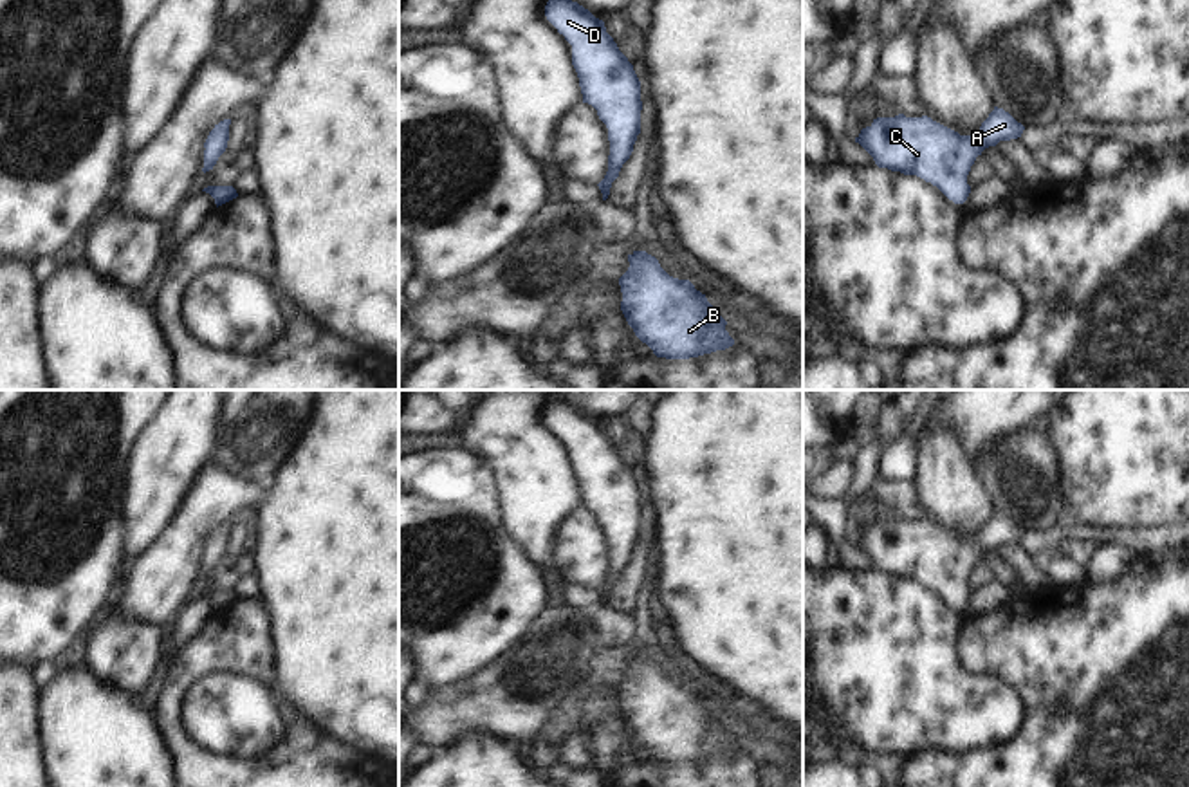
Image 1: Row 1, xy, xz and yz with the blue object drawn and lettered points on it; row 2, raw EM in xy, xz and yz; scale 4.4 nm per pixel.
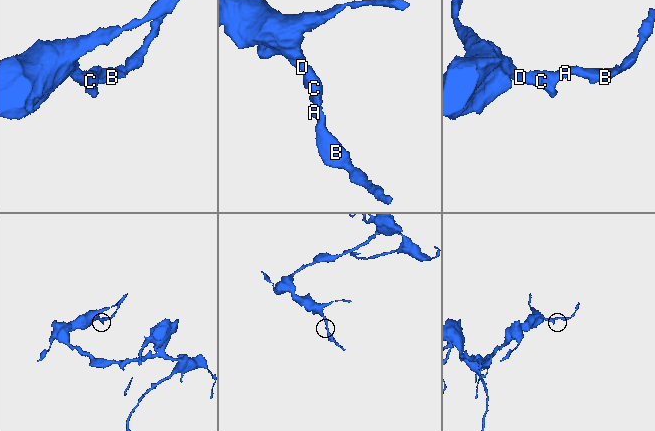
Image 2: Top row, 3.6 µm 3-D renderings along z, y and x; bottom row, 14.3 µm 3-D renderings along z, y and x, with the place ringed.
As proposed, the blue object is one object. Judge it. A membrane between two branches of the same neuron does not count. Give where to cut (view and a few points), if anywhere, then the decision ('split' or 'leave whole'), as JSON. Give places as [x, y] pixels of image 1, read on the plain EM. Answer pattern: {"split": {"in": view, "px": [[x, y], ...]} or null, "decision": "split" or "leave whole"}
{"split": null, "decision": "leave whole"}

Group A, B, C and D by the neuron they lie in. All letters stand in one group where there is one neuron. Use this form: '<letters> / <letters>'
A B C D

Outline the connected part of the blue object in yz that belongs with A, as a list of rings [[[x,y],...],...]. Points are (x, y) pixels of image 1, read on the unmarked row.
[[[994,511],[972,540],[933,525],[927,520],[877,522],[855,542],[879,572],[917,579],[936,590],[954,608],[963,608],[971,597],[967,579],[976,561],[1000,545],[1021,542],[1025,531],[1009,516]]]

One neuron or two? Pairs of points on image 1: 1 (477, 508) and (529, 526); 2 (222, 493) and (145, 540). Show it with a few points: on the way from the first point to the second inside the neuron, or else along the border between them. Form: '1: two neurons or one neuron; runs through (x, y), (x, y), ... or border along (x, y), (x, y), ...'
1: two neurons; border along (498, 490), (506, 527), (527, 553)
2: two neurons; border along (193, 484), (175, 522), (145, 553)

